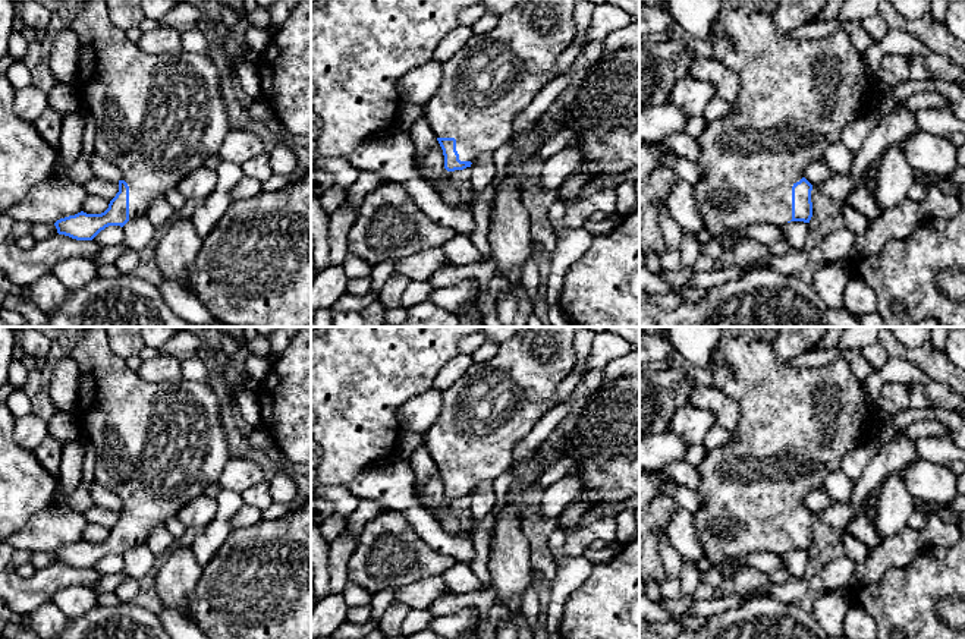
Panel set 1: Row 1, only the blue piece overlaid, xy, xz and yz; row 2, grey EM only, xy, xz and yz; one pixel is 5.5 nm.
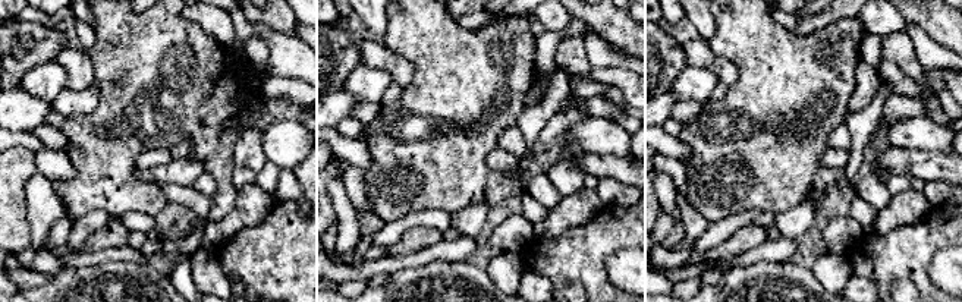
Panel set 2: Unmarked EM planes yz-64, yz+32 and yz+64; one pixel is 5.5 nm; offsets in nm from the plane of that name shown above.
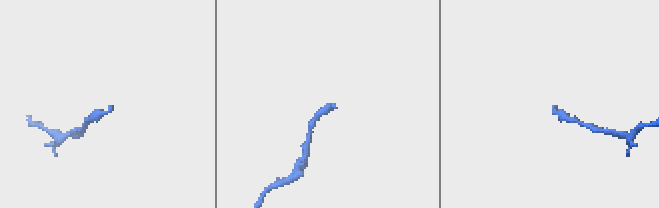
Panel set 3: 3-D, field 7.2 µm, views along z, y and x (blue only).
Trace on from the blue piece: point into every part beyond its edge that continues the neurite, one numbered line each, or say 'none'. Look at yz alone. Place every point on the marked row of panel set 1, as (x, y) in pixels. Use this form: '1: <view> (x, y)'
1: yz (797, 95)

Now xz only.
1: xz (486, 85)

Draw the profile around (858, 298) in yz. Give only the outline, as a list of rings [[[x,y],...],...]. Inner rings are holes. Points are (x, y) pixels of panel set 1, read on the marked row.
[[[851,274],[843,290],[843,309],[854,317],[876,312],[878,306],[873,289],[859,277]]]

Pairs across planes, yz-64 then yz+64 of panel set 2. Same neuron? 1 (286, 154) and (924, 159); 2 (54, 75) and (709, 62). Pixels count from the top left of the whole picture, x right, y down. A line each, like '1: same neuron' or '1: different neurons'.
1: different neurons
2: different neurons

